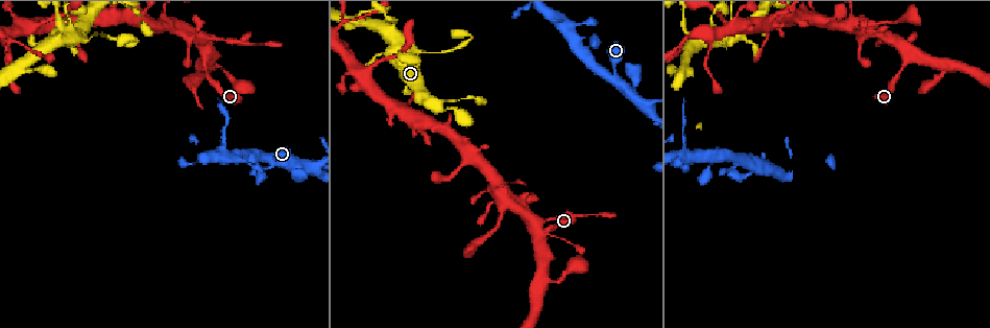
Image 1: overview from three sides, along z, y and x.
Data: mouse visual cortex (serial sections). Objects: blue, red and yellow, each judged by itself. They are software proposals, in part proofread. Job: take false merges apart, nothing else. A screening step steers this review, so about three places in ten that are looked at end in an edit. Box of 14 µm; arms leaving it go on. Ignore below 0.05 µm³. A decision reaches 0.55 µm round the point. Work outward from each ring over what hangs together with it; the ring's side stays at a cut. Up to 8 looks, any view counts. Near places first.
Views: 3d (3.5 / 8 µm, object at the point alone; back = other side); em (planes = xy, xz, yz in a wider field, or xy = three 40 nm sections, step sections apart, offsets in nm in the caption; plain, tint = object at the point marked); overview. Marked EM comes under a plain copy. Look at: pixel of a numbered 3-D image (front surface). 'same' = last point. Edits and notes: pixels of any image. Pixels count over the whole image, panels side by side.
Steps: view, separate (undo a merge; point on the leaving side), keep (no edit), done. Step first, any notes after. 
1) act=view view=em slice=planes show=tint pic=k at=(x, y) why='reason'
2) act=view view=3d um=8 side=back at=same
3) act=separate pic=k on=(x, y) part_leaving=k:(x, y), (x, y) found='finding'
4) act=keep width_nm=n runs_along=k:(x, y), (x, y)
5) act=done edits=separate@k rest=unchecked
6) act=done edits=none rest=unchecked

act=view view=3d um=8 pic=1 at=(542, 222) why='small branch off a trunk'

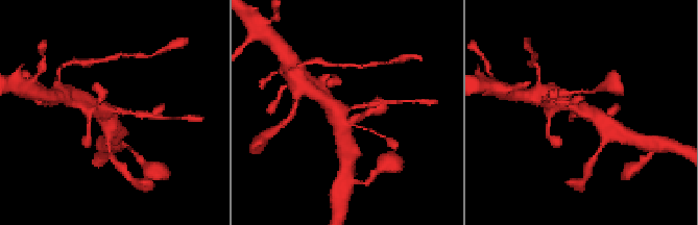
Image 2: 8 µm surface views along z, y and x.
act=view view=3d um=3.5 pic=2 at=(110, 109) why='closer look'

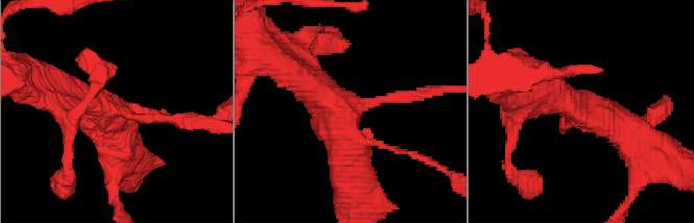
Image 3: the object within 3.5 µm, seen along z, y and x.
act=view view=em slice=xy step=2 show=tint pic=3 at=(122, 114) why='need the tissue'

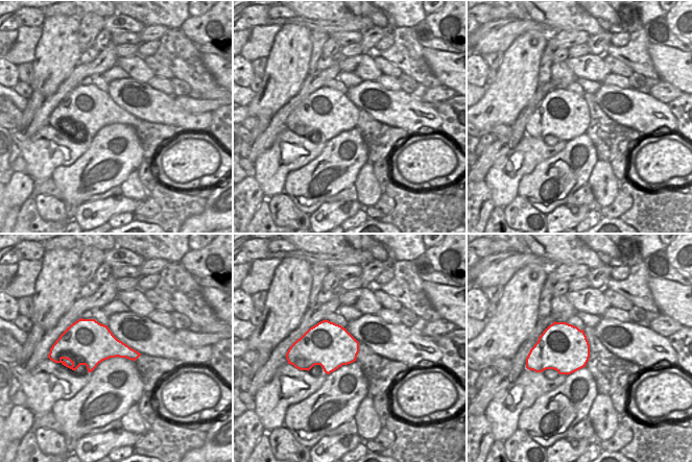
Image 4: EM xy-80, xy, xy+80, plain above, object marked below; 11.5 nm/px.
act=keep found='all the same cell'

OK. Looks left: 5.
act=view view=3d um=3.5 pic=1 at=(851, 15) why='thick turns thin'

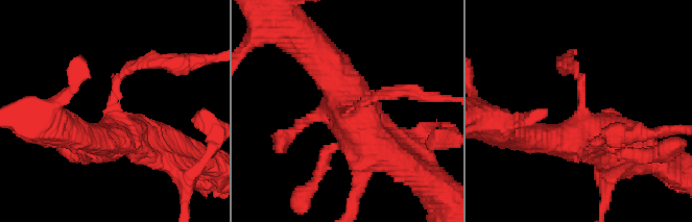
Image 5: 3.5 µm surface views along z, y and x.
act=view view=em slice=xy step=5 show=tint pic=5 at=(114, 106) arms=4 arm_widths_nm=150,200,500,500 why='now the EM'

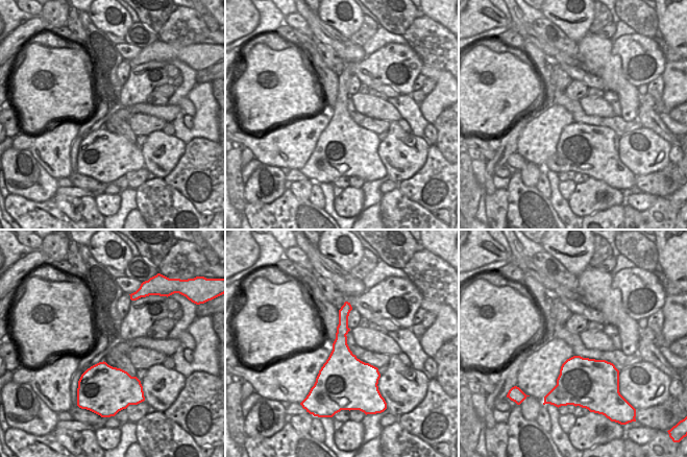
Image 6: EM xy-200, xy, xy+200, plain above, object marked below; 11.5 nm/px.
act=separate pic=5 on=(569, 66) border=6:(337, 332), (345, 335) found='a second cell is stuck on'

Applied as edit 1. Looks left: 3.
act=view view=3d um=3.5 side=back pic=1 at=(433, 52) why='thin neck'

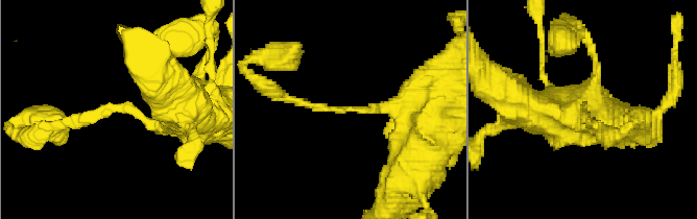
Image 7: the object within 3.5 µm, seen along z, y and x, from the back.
act=view view=em slice=xy step=2 show=tint pic=7 at=(114, 108) why='need the tissue'

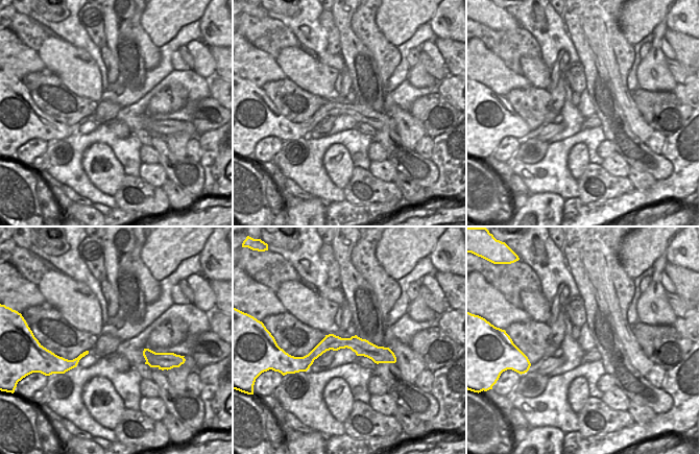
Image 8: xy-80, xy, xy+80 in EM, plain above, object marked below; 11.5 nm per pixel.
act=view view=em slice=xy step=5 show=tint at=same

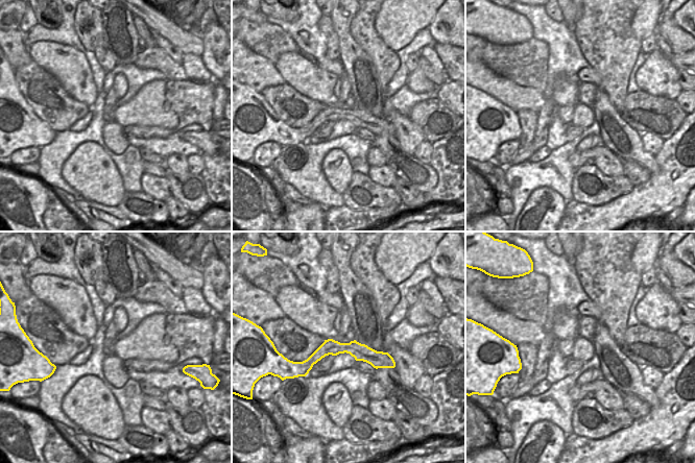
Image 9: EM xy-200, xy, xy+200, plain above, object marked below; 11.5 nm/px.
act=keep runs_along=7:(411, 118), (392, 110), (312, 107), (284, 96) found='all the same cell'

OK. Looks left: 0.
act=done edits=separate@5 rest=unchecked

